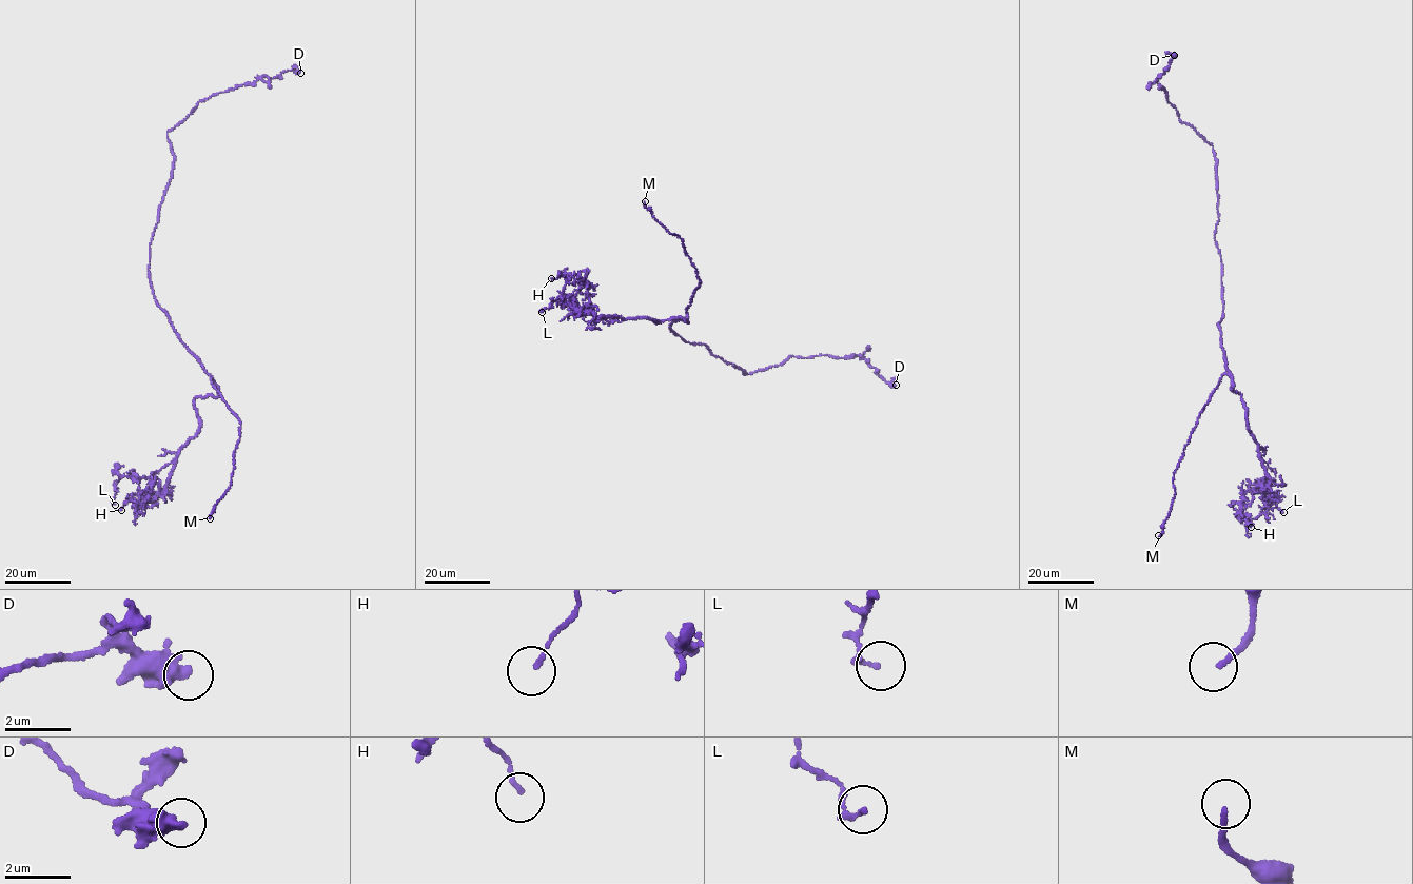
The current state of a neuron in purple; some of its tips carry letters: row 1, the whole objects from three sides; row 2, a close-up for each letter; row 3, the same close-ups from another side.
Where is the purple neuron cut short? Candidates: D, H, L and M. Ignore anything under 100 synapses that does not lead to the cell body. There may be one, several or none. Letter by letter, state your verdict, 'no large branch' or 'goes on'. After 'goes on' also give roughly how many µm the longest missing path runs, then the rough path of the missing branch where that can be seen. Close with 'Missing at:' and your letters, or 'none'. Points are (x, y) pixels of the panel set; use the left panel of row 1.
D: no large branch
H: no large branch
L: no large branch
M: goes on; about 5 µm are missing
Missing at: M

